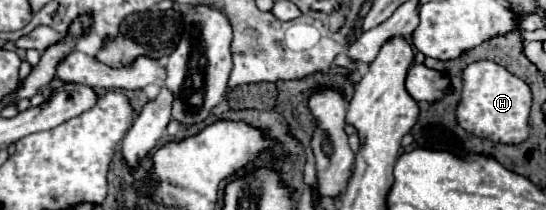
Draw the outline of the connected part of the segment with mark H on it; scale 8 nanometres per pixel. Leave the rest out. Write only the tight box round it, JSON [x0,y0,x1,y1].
[456,60,530,144]

